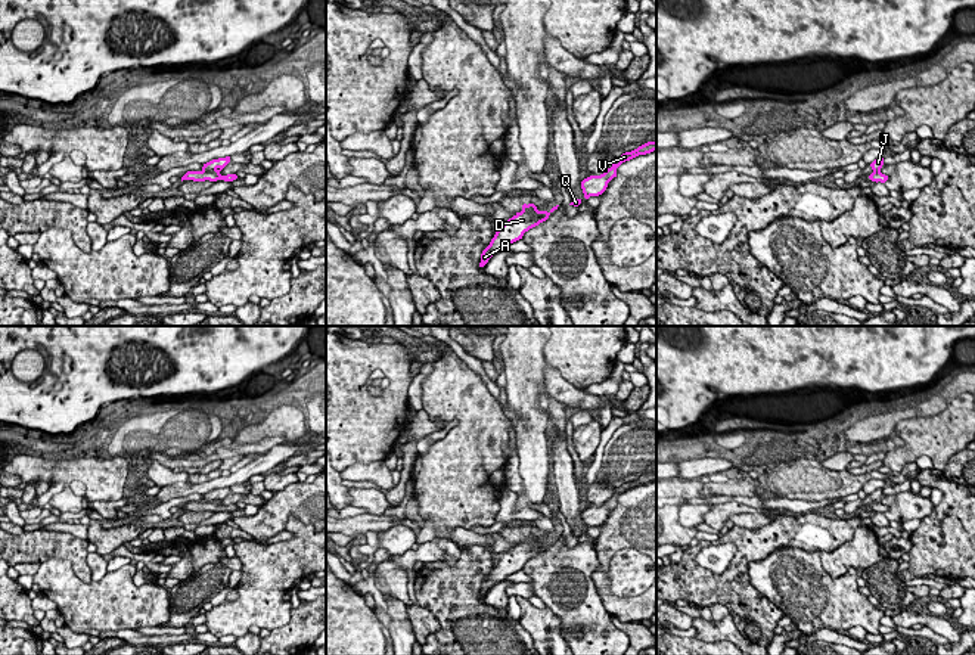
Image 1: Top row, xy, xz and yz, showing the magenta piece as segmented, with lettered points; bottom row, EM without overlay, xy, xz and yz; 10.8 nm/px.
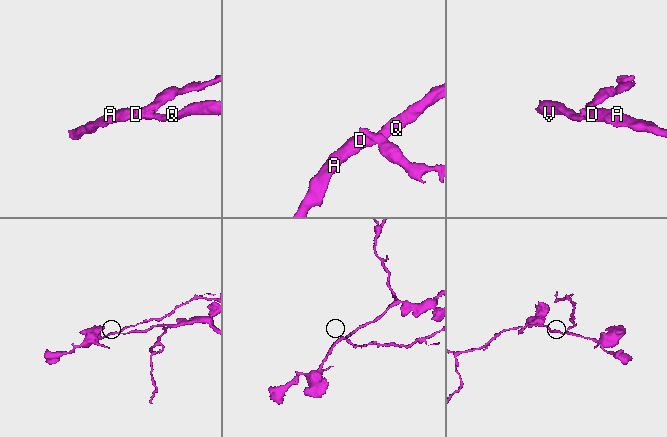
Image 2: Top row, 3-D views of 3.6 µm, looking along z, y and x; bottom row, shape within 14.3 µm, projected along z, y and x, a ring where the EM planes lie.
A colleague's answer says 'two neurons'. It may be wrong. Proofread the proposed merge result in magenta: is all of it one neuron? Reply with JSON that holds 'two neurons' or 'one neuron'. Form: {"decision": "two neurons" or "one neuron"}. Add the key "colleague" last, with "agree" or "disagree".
{"decision": "two neurons", "colleague": "agree"}

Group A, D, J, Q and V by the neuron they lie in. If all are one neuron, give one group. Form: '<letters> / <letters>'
A D Q V / J

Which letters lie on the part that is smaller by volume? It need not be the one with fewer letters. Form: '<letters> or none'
J

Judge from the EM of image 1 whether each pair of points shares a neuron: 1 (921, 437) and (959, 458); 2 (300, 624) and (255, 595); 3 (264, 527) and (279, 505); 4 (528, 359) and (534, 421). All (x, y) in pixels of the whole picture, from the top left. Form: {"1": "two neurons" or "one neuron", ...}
{"1": "two neurons", "2": "two neurons", "3": "one neuron", "4": "one neuron"}

